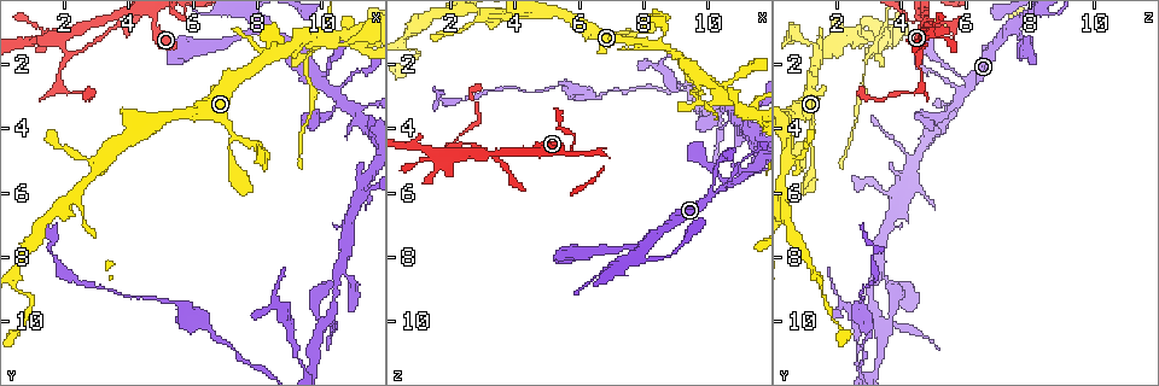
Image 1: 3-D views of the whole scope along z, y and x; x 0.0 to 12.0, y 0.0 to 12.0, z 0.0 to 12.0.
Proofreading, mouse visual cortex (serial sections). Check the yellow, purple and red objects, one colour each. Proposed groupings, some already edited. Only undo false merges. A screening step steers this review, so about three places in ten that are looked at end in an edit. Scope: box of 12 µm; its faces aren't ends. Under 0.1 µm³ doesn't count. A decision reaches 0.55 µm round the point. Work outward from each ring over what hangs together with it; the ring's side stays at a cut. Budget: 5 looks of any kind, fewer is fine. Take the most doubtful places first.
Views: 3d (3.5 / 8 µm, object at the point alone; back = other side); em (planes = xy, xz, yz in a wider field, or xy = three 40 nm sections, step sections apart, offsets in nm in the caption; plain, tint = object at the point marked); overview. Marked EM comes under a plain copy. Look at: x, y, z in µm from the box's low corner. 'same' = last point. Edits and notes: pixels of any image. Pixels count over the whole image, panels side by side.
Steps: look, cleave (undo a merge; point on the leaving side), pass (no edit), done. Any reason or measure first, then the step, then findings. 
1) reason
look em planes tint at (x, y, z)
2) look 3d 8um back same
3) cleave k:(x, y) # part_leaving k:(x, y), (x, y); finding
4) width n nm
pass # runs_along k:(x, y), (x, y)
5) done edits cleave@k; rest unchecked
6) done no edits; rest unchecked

two arms in line, one across
look 3d 3.5um at (11.3, 3.3, 5.4)

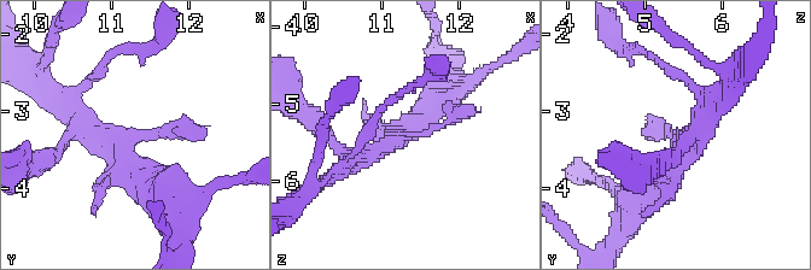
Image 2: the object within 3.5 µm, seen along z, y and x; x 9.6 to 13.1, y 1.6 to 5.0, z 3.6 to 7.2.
look em xy step 1 tint at (11.30, 3.35, 5.40)

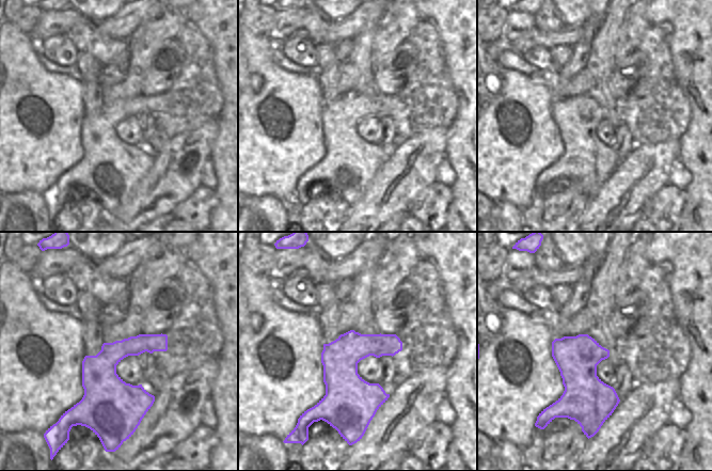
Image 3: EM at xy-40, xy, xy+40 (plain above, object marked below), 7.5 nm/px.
pass # runs_along 2:(343, 166), (447, 124), (447, 103); continuous, no second cell

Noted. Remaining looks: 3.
thin neck
look 3d 3.5um at (1.9, 2.2, 4.6)

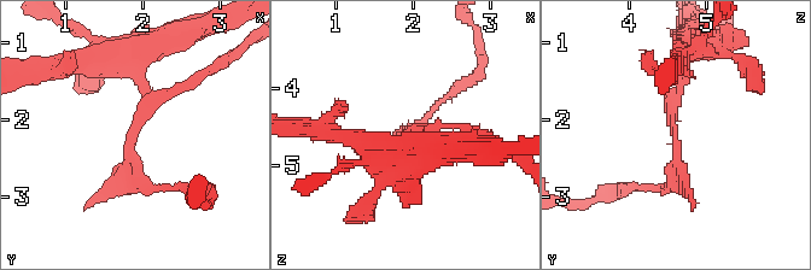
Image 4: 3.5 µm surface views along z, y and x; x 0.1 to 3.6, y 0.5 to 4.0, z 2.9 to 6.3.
look em xy step 1 tint at (1.90, 2.30, 4.60)

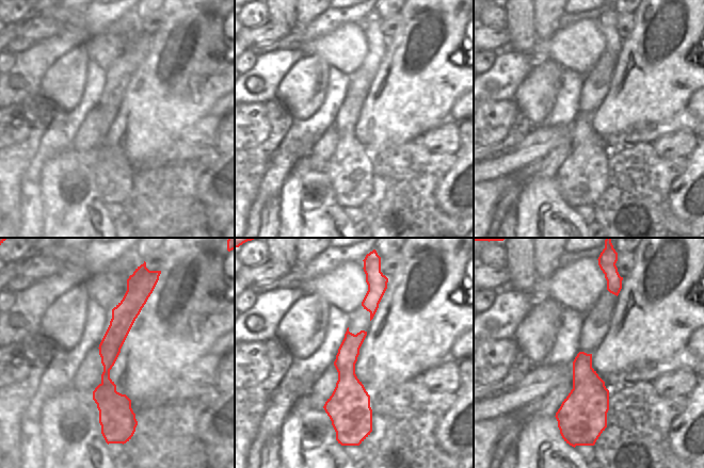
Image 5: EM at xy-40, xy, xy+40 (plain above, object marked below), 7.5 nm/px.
pass # runs_along 5:(132, 289), (109, 349), (109, 428); one cell here

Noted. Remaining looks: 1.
done no edits; rest unchecked

